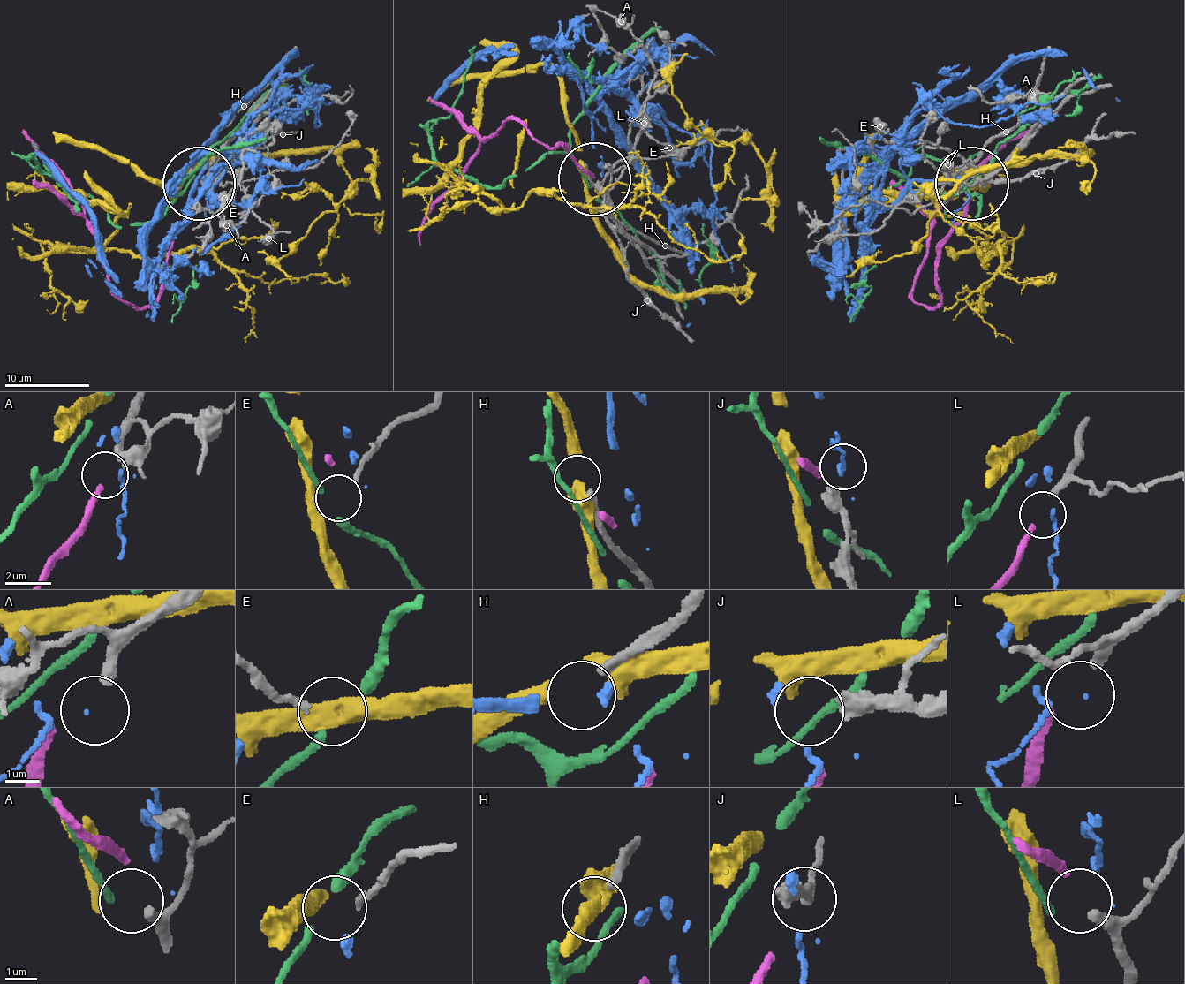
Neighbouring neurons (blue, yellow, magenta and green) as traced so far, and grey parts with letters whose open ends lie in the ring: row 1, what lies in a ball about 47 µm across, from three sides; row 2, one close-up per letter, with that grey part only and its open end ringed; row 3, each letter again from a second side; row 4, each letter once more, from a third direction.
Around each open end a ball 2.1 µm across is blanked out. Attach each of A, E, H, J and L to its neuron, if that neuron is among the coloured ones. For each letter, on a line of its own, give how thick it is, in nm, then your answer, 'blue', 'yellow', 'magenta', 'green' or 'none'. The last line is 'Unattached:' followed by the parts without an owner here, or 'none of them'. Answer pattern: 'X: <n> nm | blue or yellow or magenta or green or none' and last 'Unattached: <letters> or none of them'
A: 320 nm | none
E: 200 nm | green
H: 300 nm | none
J: 550 nm | blue
L: 320 nm | magenta
Unattached: A, H

